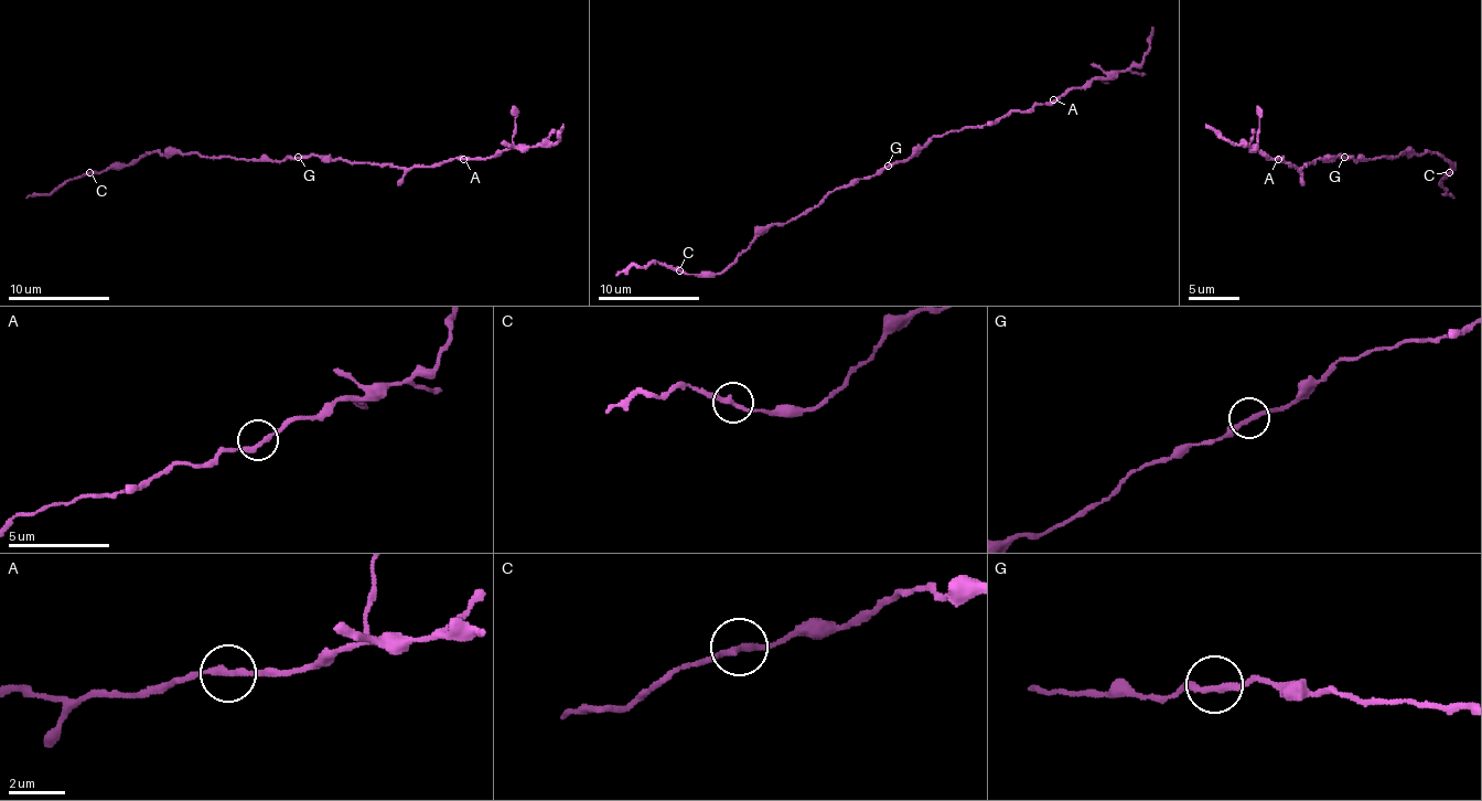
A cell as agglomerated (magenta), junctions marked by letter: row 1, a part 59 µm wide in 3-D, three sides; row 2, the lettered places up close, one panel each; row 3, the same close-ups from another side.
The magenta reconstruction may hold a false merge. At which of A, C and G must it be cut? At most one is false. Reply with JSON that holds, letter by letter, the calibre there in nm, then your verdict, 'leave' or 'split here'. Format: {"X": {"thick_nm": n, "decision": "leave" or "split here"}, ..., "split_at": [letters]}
{"A": {"thick_nm": 240, "decision": "leave"}, "C": {"thick_nm": 240, "decision": "split here"}, "G": {"thick_nm": 240, "decision": "leave"}, "split_at": ["C"]}

